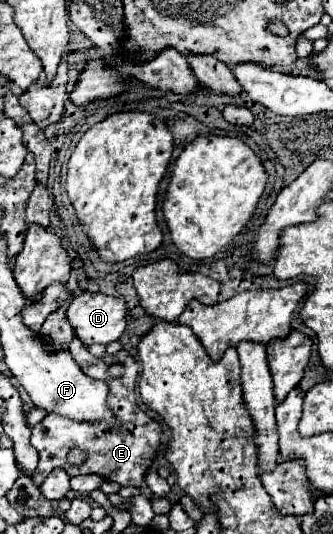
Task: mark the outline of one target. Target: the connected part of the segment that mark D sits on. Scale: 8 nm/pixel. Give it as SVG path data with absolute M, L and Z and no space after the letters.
M102 292L78 294L68 310L68 322L84 346L110 344L118 340L126 328L126 302Z

